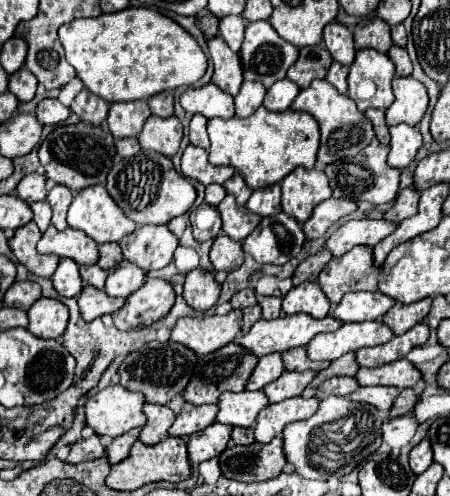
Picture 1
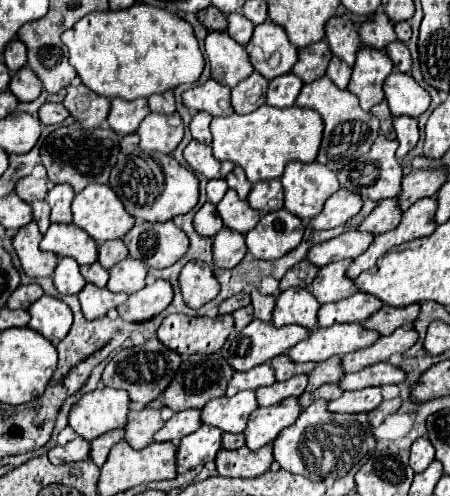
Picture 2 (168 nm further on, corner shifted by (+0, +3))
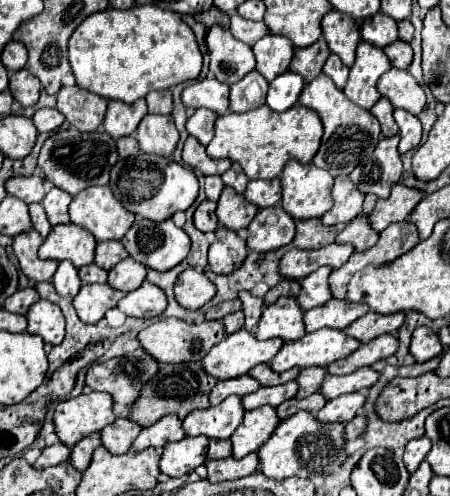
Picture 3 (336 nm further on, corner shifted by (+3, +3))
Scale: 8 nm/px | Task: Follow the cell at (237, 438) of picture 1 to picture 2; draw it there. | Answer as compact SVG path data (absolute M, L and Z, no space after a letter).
M224 433L222 435L222 447L224 449L238 449L238 447L244 447L246 441L244 441L244 433Z

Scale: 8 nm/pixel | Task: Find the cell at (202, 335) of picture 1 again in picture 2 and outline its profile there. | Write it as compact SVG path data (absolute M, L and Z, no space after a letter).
M182 313L168 315L160 329L158 339L172 351L180 355L210 355L222 349L224 341L234 329L232 315L210 317L188 317Z

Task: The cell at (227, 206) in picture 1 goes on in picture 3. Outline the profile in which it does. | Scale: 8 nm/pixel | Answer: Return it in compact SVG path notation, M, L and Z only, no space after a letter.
M225 187L219 201L217 201L217 217L219 217L219 223L227 229L233 229L233 231L239 231L239 229L245 229L253 217L257 215L259 207L249 203L243 195L235 193L235 189L229 189Z

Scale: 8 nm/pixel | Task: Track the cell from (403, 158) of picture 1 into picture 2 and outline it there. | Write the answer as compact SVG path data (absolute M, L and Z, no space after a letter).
M396 117L394 119L394 129L396 129L396 135L398 135L398 151L396 151L396 157L402 159L408 151L412 151L418 143L418 121L412 119L412 117Z

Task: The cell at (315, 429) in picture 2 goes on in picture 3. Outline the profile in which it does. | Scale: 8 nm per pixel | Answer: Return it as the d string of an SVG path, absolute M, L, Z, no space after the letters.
M299 411L293 417L281 421L271 433L269 441L257 451L261 473L269 479L285 477L313 477L313 475L331 475L347 459L343 453L343 423L319 423L311 413Z

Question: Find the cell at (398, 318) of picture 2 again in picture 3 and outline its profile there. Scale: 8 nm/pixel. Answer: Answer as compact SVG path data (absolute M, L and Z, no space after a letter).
M369 311L367 315L363 315L361 319L353 321L345 333L353 339L357 339L359 343L369 343L371 339L391 333L395 335L397 329L403 325L405 315L403 313L393 313L393 315L381 315L381 313L373 313Z

